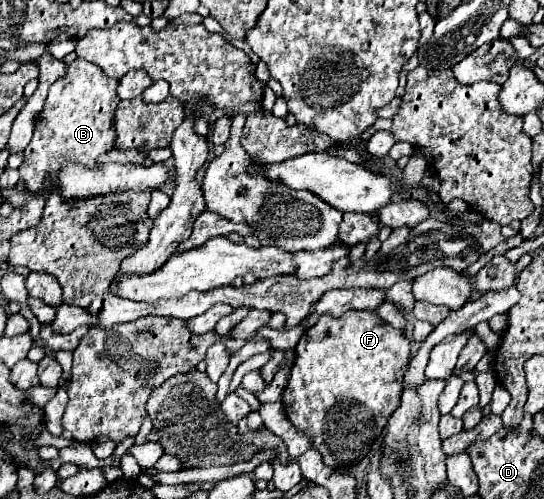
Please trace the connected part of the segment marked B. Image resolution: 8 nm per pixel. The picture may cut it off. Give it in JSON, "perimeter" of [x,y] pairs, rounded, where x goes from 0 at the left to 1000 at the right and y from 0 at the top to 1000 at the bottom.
{"perimeter":[[[138,118],[134,126],[123,130],[119,154],[112,154],[105,166],[94,170],[86,206],[64,238],[61,279],[50,291],[50,299],[42,303],[46,323],[35,335],[35,351],[46,363],[50,379],[72,383],[72,375],[79,375],[79,367],[86,367],[86,359],[101,359],[108,335],[116,335],[116,327],[123,327],[123,323],[149,323],[160,335],[175,335],[178,315],[211,295],[211,246],[208,246],[208,238],[211,238],[211,218],[222,202],[215,194],[215,170],[219,170],[219,162],[189,150],[189,142],[182,142],[171,126],[160,126],[153,118]]]}

